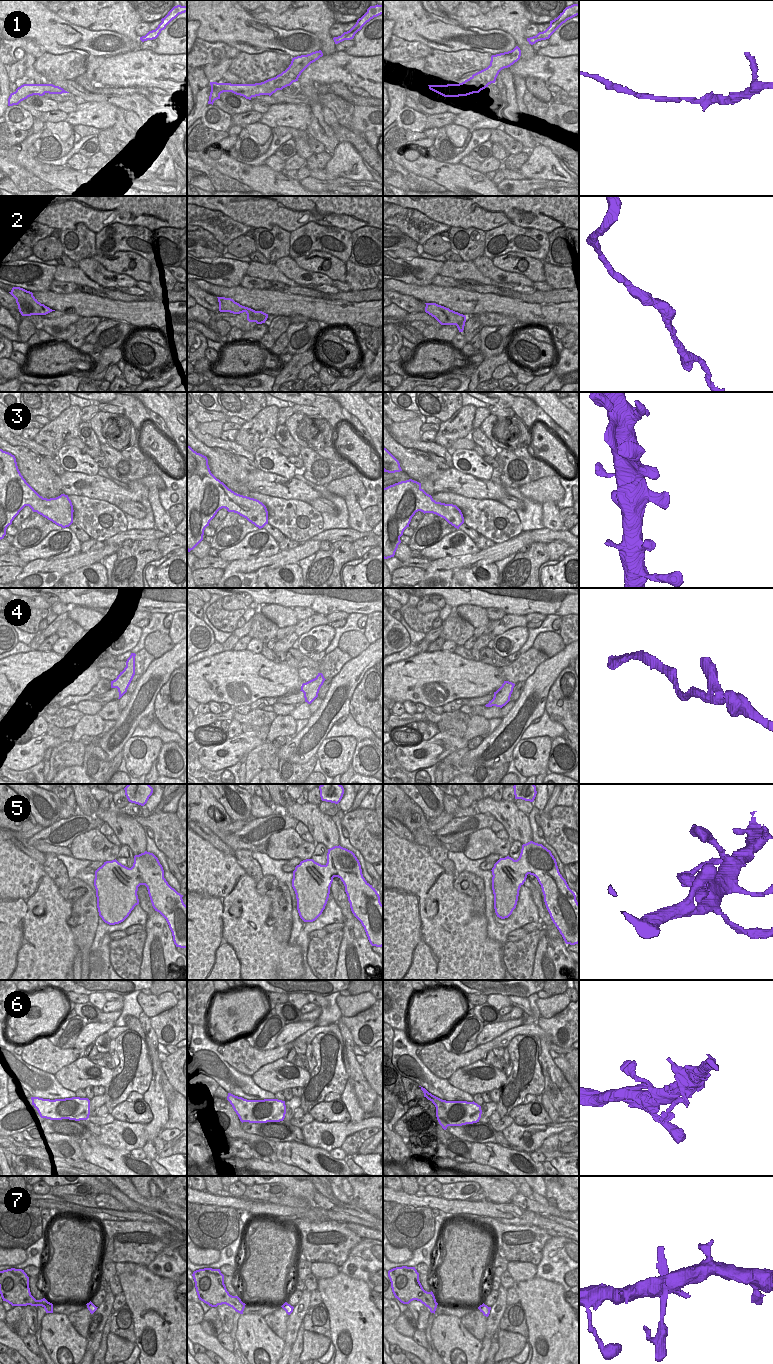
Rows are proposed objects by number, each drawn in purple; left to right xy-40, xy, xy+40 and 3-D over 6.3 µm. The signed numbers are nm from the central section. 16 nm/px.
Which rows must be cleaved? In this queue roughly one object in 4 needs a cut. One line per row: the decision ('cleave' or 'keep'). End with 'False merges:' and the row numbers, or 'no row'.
1: keep
2: keep
3: keep
4: keep
5: keep
6: keep
7: keep
False merges: no row

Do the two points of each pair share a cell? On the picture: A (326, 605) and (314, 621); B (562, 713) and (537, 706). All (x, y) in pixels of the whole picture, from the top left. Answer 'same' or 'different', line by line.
A: different
B: different

